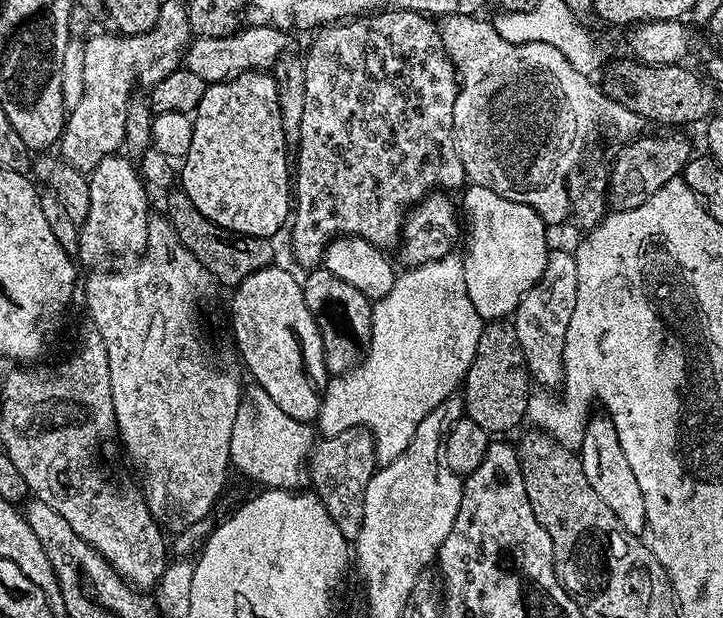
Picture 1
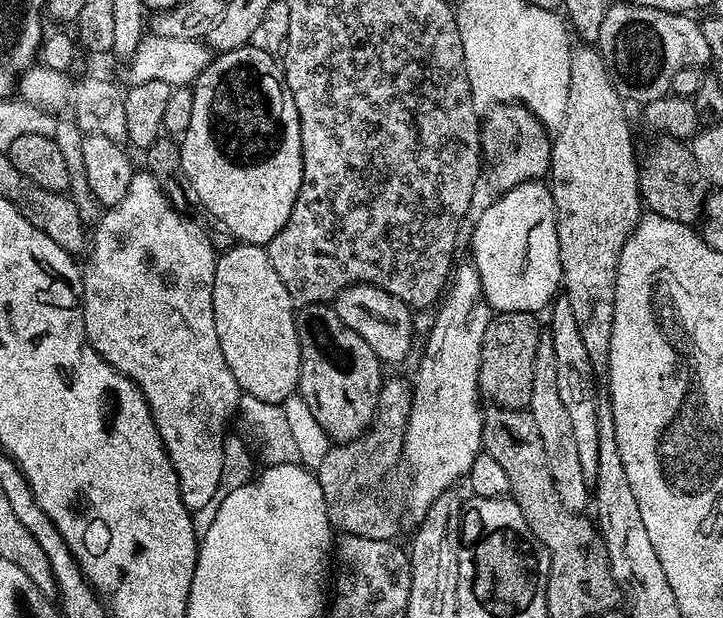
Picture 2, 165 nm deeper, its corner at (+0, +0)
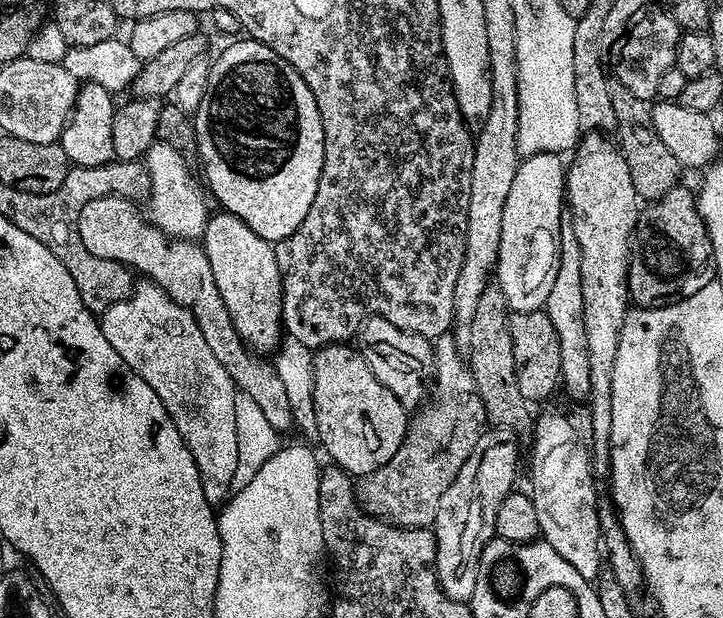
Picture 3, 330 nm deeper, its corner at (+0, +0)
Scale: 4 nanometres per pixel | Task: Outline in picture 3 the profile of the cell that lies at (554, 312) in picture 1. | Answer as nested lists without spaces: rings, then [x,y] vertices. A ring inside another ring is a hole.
[[[560,412],[537,415],[532,438],[530,495],[538,514],[540,536],[554,546],[554,550],[558,550],[558,554],[562,554],[562,558],[566,558],[566,562],[582,574],[582,578],[595,581],[602,572],[602,537],[600,508],[596,504],[597,481],[594,479],[589,445]]]

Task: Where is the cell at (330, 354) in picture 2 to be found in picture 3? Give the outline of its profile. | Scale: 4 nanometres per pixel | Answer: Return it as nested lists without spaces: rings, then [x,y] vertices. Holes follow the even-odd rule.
[[[328,344],[325,348],[315,349],[312,357],[312,416],[316,419],[316,432],[320,435],[320,444],[328,451],[333,465],[342,471],[359,478],[378,470],[394,454],[398,454],[398,446],[406,438],[406,430],[410,419],[409,413],[398,402],[398,398],[370,370],[366,358],[355,347],[343,344]]]

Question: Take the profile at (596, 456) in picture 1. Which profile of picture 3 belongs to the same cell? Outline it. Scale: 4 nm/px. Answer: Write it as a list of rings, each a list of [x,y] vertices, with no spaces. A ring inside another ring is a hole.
[[[571,223],[560,225],[560,261],[554,286],[543,306],[545,312],[558,333],[558,350],[562,353],[560,382],[563,391],[568,391],[574,399],[587,401],[590,394],[590,346],[586,342],[584,325],[584,307],[582,306],[582,250],[578,238],[574,236]]]

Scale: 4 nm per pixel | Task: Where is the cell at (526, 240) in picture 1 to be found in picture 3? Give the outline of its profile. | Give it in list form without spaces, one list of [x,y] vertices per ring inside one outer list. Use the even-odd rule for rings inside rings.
[[[554,152],[523,157],[514,174],[506,206],[502,206],[502,242],[498,246],[494,276],[512,312],[541,311],[558,274],[560,225],[566,216],[566,164],[560,160],[563,159]]]

